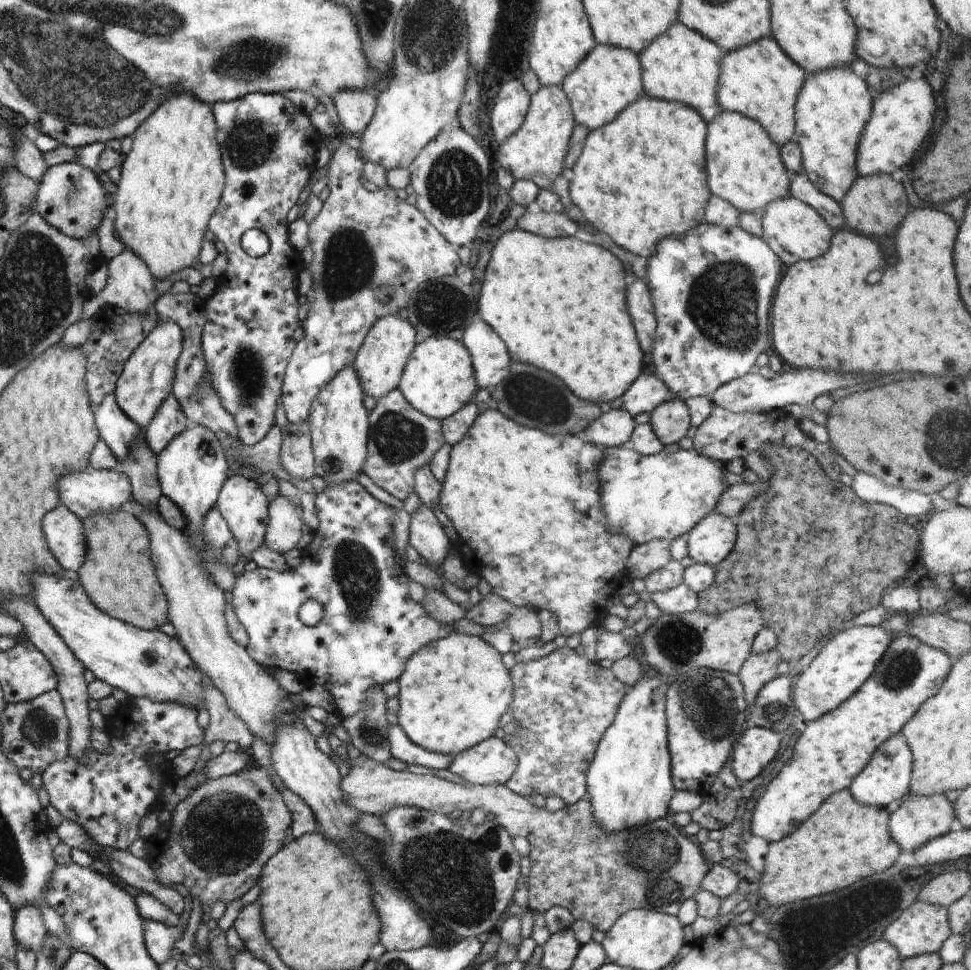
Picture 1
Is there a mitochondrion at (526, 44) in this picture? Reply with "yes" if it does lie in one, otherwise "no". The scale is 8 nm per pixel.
no

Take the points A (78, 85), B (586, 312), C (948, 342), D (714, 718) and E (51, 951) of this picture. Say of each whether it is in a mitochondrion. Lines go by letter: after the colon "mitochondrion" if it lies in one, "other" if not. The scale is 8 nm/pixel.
A: mitochondrion
B: other
C: other
D: mitochondrion
E: mitochondrion

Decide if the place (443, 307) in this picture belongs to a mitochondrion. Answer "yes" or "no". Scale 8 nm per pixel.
yes

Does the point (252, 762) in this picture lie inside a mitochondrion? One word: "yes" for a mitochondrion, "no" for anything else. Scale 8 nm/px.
no

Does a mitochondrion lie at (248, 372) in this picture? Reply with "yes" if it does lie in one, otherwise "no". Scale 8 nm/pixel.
yes

